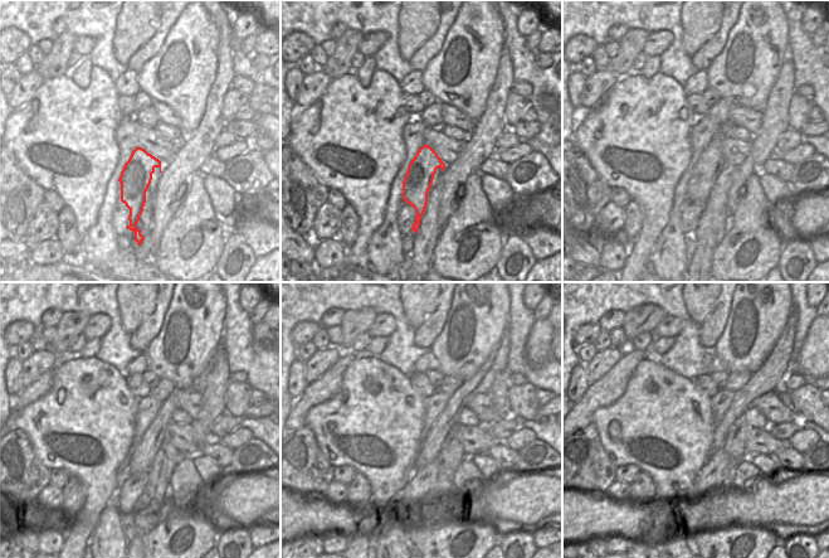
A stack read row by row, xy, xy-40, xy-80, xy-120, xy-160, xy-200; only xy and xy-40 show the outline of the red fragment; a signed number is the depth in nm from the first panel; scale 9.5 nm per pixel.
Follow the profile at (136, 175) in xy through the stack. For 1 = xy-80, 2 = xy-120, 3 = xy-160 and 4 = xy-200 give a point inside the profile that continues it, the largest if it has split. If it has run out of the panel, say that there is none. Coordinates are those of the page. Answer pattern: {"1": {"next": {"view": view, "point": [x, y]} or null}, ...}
{"1": {"next": {"view": "xy-80", "point": [711, 161]}}, "2": {"next": {"view": "xy-120", "point": [141, 459]}}, "3": {"next": {"view": "xy-160", "point": [482, 381]}}, "4": {"next": {"view": "xy-200", "point": [776, 365]}}}

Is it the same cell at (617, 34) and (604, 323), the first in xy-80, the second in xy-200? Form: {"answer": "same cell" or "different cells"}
{"answer": "same cell"}

